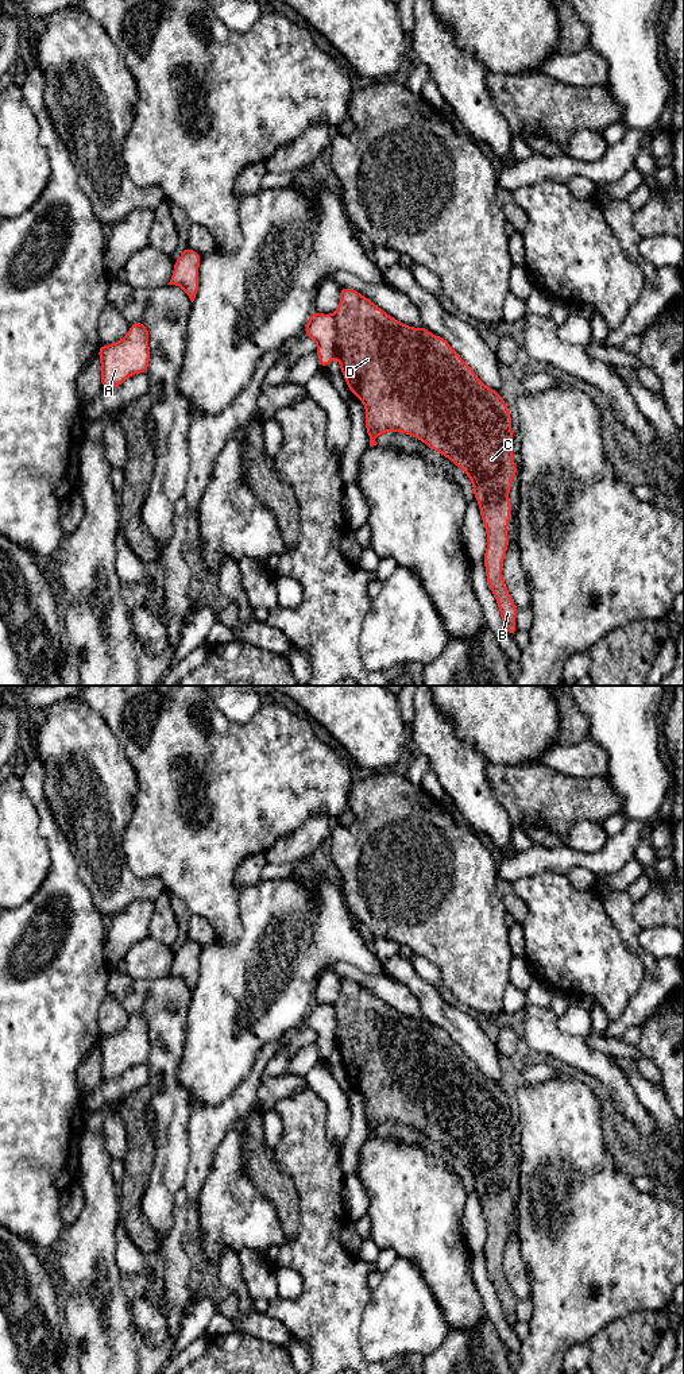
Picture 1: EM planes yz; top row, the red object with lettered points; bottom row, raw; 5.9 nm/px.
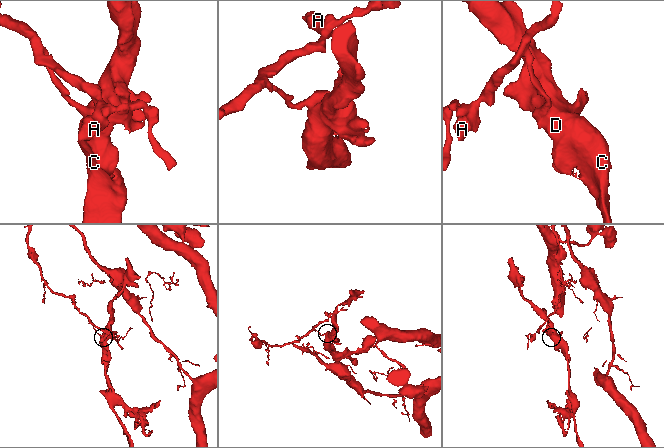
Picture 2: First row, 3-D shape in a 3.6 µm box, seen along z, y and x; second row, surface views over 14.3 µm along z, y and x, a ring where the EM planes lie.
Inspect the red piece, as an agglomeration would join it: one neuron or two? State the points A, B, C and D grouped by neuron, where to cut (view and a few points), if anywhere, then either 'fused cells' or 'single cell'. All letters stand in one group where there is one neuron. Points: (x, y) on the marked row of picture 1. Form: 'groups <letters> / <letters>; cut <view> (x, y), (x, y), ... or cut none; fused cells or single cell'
groups A / B C D; cut yz (332, 315), (336, 355); fused cells

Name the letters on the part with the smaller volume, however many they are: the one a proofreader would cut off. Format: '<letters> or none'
B, C, D

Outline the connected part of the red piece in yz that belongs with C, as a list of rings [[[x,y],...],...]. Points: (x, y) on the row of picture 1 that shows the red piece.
[[[341,287],[333,316],[336,358],[348,389],[366,408],[370,447],[376,445],[375,437],[384,432],[402,432],[438,451],[469,478],[487,530],[483,557],[487,584],[496,599],[503,628],[513,637],[518,630],[518,609],[507,591],[502,566],[509,547],[509,491],[518,468],[513,458],[511,416],[506,402],[478,378],[444,337],[395,320],[359,292]]]

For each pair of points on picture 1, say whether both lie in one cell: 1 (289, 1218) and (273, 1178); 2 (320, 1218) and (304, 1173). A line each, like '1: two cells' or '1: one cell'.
1: one cell
2: one cell

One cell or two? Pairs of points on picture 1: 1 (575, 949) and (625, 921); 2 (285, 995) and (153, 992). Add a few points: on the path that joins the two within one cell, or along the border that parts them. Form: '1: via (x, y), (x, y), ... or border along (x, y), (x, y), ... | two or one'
1: border along (599, 898), (621, 938), (633, 952) | two
2: border along (192, 994), (186, 1025) | two

